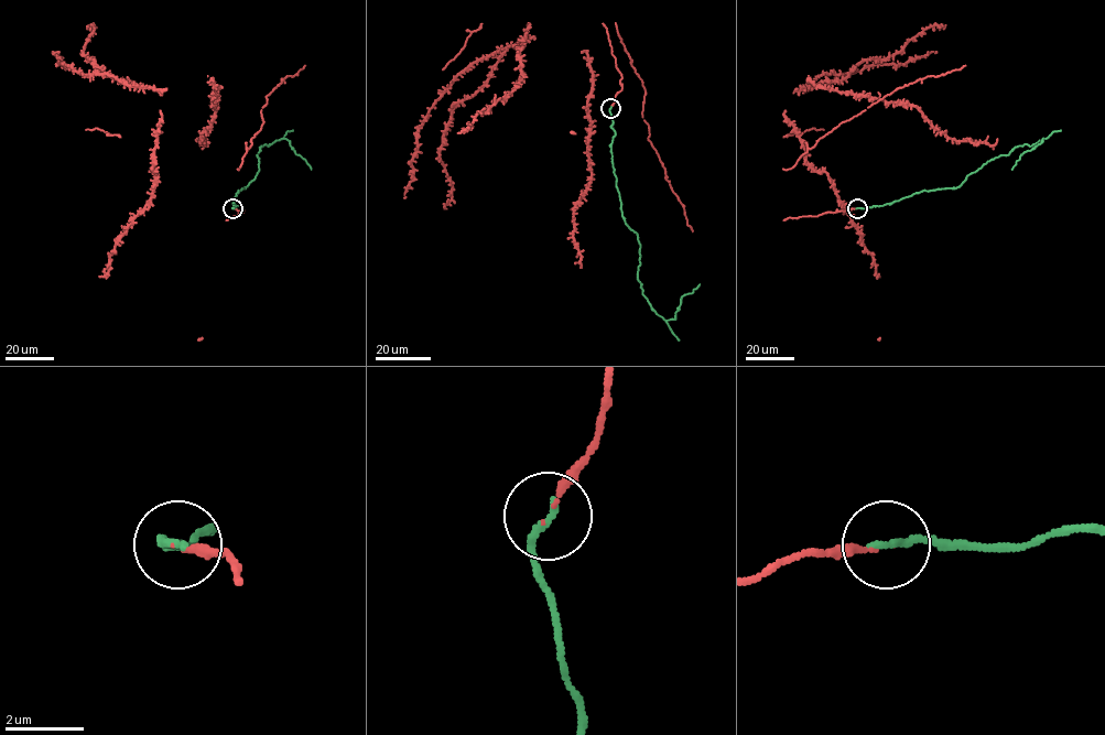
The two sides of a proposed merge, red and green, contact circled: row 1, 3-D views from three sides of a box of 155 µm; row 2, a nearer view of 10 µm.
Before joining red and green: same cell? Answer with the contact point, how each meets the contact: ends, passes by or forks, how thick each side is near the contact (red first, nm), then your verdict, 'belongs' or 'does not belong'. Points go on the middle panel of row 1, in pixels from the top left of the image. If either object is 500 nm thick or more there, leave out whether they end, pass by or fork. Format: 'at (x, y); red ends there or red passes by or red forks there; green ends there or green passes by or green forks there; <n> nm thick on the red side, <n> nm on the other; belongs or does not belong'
at (610, 108); red ends there; green ends there; 90 nm thick on the red side, 220 nm on the other; belongs

